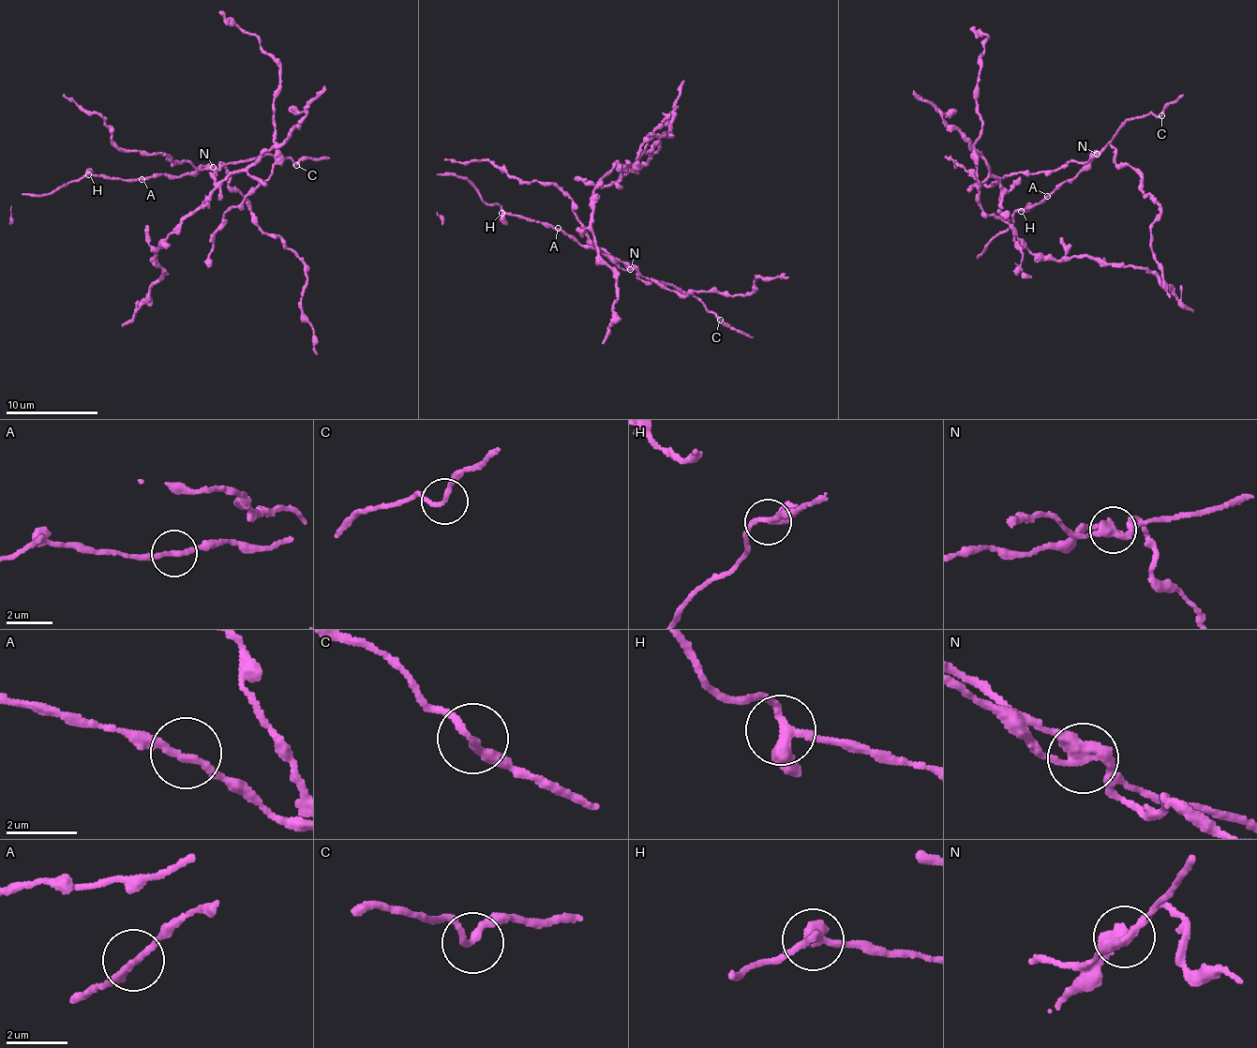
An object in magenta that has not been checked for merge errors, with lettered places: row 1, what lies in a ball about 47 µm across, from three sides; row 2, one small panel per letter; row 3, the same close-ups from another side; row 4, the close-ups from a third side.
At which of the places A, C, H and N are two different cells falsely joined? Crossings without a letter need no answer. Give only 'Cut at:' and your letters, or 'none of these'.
Cut at: C, N

